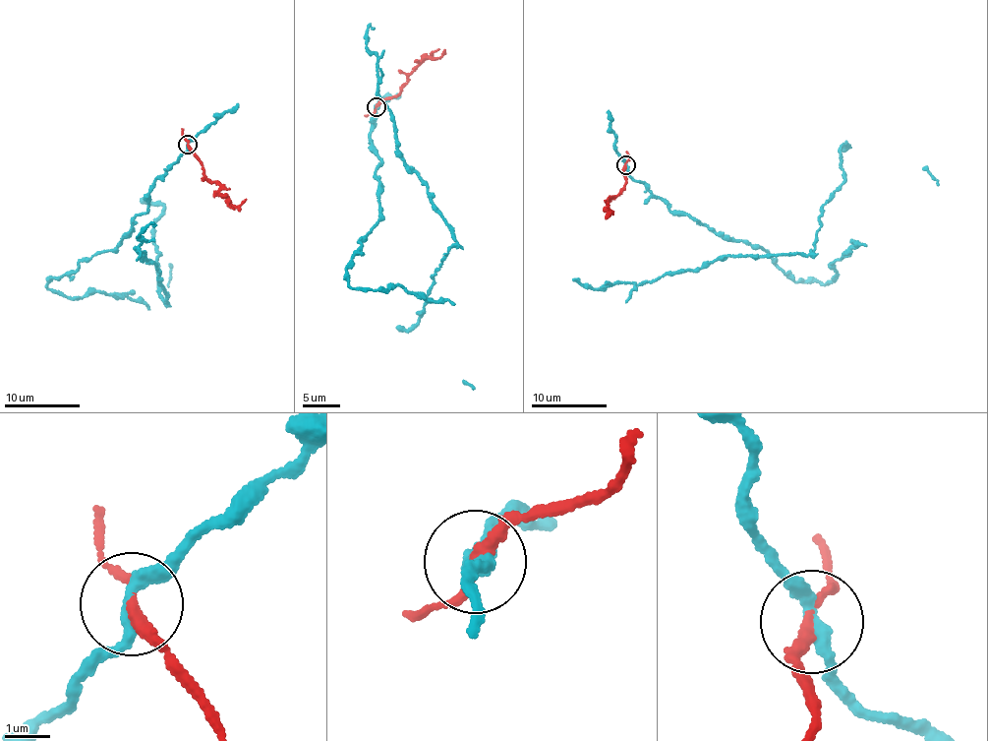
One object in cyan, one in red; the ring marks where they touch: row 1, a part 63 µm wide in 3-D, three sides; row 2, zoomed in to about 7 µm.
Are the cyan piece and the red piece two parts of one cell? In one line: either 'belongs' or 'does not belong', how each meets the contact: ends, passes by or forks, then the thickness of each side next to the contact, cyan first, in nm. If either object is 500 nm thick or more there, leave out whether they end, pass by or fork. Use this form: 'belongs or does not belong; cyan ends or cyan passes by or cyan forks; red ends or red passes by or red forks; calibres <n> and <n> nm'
does not belong; cyan passes by; red passes by; calibres 300 and 200 nm

